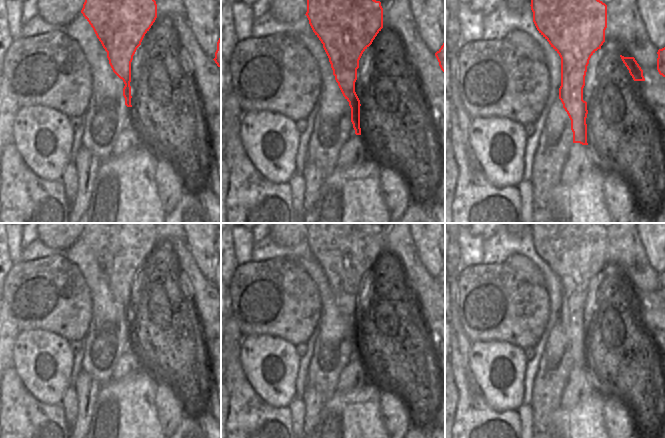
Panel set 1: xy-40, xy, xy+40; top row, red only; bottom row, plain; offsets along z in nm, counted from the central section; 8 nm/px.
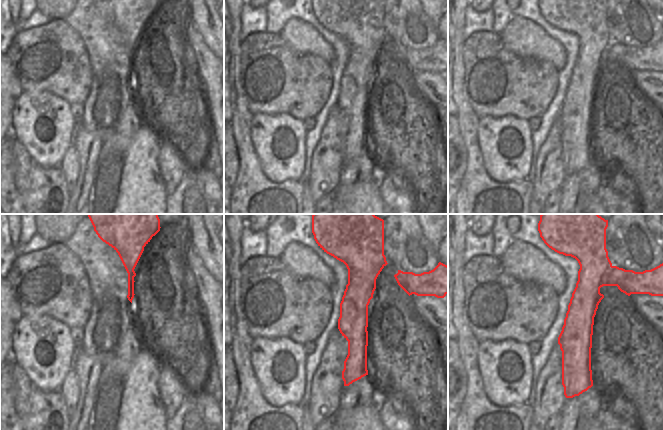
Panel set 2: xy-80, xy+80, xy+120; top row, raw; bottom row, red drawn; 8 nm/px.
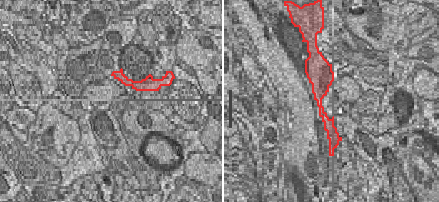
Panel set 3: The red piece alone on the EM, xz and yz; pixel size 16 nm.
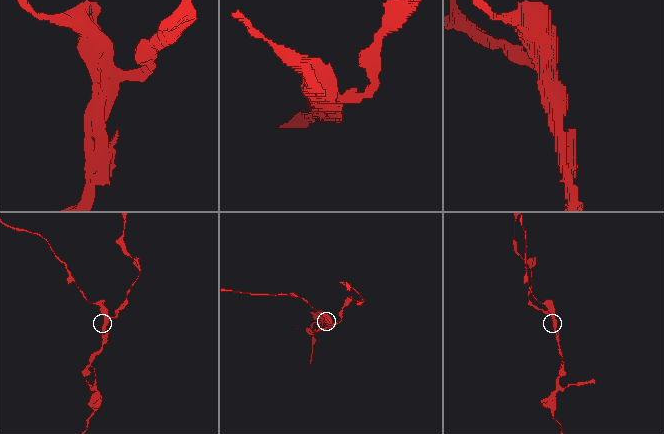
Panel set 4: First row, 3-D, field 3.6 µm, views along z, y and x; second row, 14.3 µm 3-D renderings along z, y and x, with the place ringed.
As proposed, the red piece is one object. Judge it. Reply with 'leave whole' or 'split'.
split

